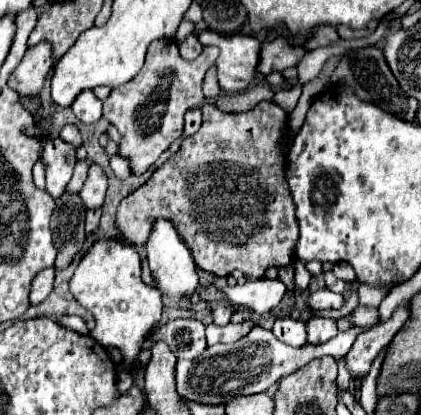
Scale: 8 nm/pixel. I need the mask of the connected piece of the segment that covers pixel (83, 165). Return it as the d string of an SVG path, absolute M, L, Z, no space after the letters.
M86 159L86 161L78 161L78 163L76 163L76 167L74 167L74 175L72 175L72 179L70 179L70 183L68 183L66 191L70 191L70 193L78 193L78 191L82 189L82 185L84 185L84 181L86 181L88 165L90 165L90 161L88 161L88 159Z

